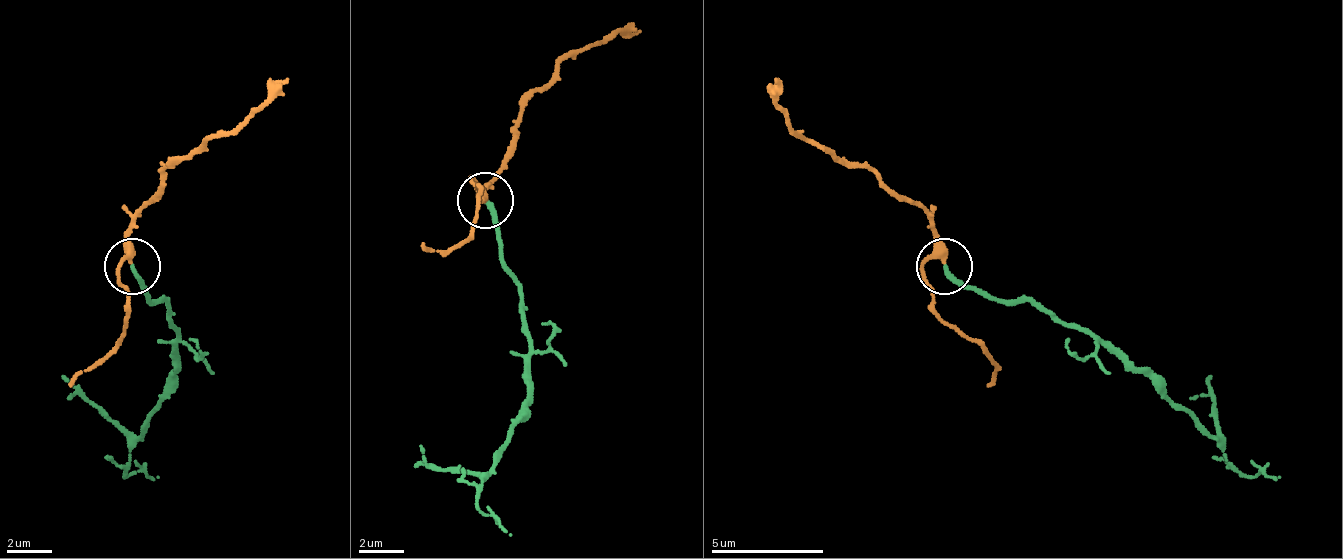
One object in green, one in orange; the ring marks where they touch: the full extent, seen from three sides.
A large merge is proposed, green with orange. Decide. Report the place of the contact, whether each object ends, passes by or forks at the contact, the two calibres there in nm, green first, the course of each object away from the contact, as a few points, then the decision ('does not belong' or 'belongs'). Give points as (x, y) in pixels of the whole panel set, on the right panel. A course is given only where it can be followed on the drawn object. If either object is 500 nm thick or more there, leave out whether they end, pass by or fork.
at (944, 266); green ends there; orange passes by; 200 nm thick on the green side, 280 nm on the other; green runs (943, 267), (999, 301), (1044, 307), (1100, 335), (1247, 475), (1280, 475); orange runs (943, 262), (932, 217), (791, 127), (774, 76); belongs

